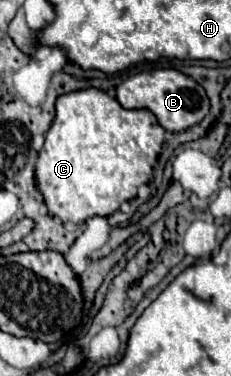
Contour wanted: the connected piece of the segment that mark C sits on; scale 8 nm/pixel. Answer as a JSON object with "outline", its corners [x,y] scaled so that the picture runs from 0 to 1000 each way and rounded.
{"outline":[[[381,231],[312,247],[277,247],[242,263],[242,311],[199,354],[199,375],[156,428],[156,476],[190,519],[208,561],[277,593],[364,593],[407,572],[485,572],[537,535],[589,524],[606,492],[658,476],[658,449],[701,402],[710,338],[675,306],[641,290],[537,290],[468,247]]]}

